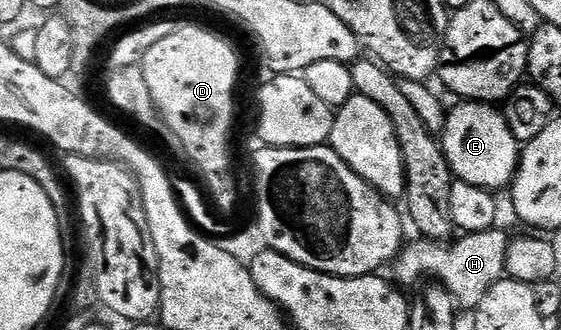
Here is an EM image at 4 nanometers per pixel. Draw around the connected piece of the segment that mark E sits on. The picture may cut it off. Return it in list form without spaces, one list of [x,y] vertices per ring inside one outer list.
[[[460,102],[457,105],[453,112],[451,109],[445,115],[442,133],[444,156],[452,169],[453,177],[479,188],[507,189],[516,174],[516,166],[520,163],[521,145],[493,105],[479,102]]]

